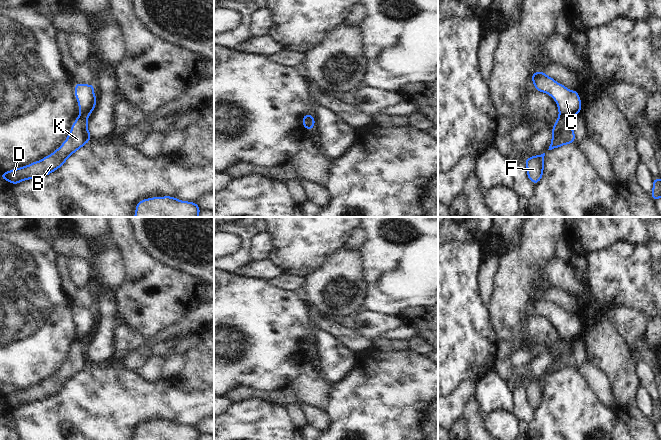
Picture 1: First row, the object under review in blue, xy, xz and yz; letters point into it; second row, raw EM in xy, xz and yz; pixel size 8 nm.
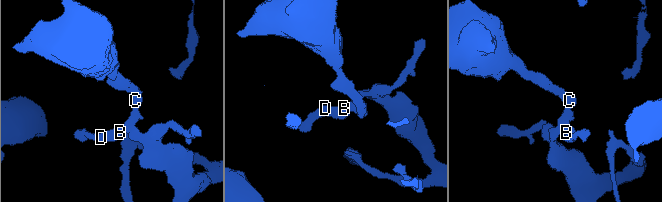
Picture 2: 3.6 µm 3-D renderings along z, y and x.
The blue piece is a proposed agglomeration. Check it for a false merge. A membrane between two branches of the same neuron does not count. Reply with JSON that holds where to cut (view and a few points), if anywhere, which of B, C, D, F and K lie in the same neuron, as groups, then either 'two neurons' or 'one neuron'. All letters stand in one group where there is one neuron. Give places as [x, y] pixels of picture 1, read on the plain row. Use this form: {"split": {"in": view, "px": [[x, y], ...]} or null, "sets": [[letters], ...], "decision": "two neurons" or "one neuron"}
{"split": {"in": "yz", "px": [[559, 338], [570, 344]]}, "sets": [["B", "D", "F", "K"], ["C"]], "decision": "two neurons"}

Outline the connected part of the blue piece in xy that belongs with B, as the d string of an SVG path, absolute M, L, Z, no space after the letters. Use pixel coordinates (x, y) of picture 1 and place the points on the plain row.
M78 340L71 350L71 356L63 368L54 377L41 385L27 390L3 396L0 402L16 409L28 403L42 402L64 389L65 385L82 370L90 365L91 357L87 352L88 341Z

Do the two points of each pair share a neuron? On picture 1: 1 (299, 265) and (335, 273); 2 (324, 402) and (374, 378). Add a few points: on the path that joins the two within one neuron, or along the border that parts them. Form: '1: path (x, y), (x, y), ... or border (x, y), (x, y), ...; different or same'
1: border (334, 254), (305, 278); different
2: border (333, 383), (330, 405), (326, 409); different

